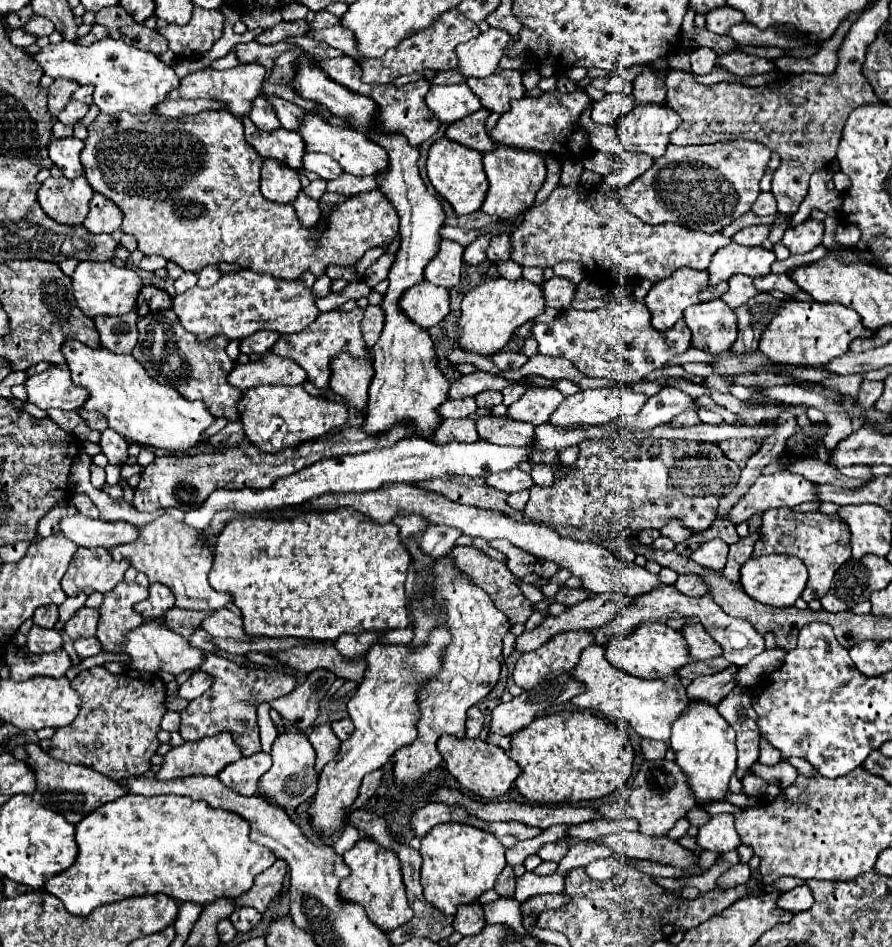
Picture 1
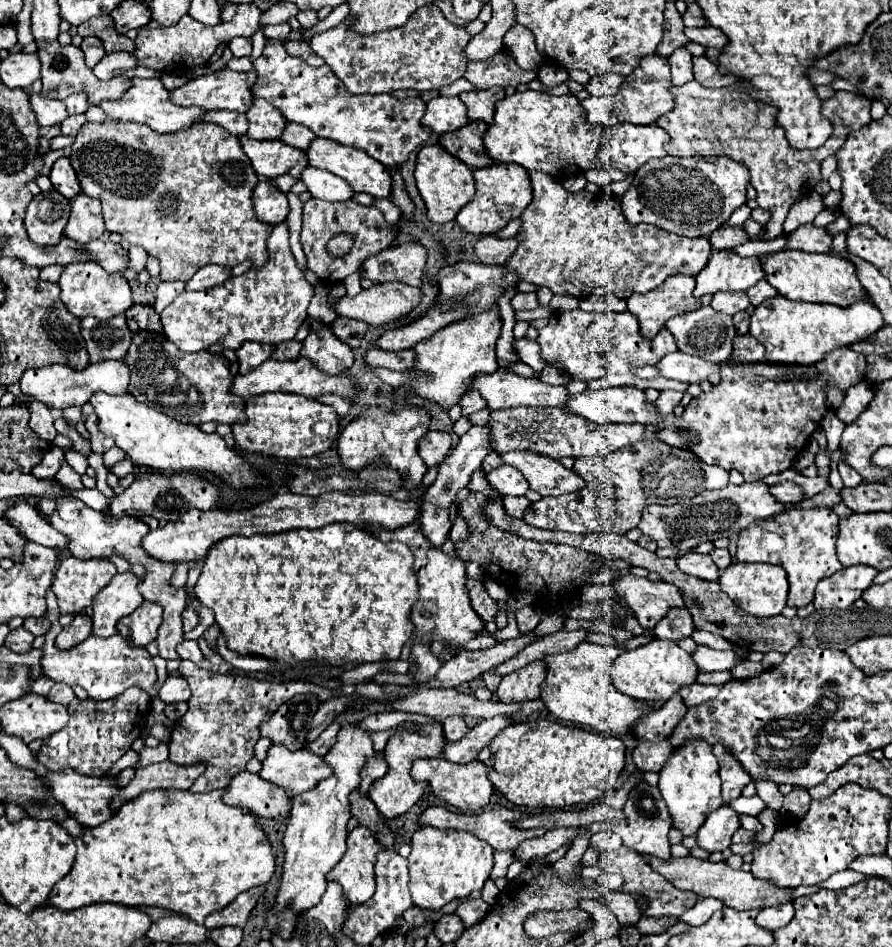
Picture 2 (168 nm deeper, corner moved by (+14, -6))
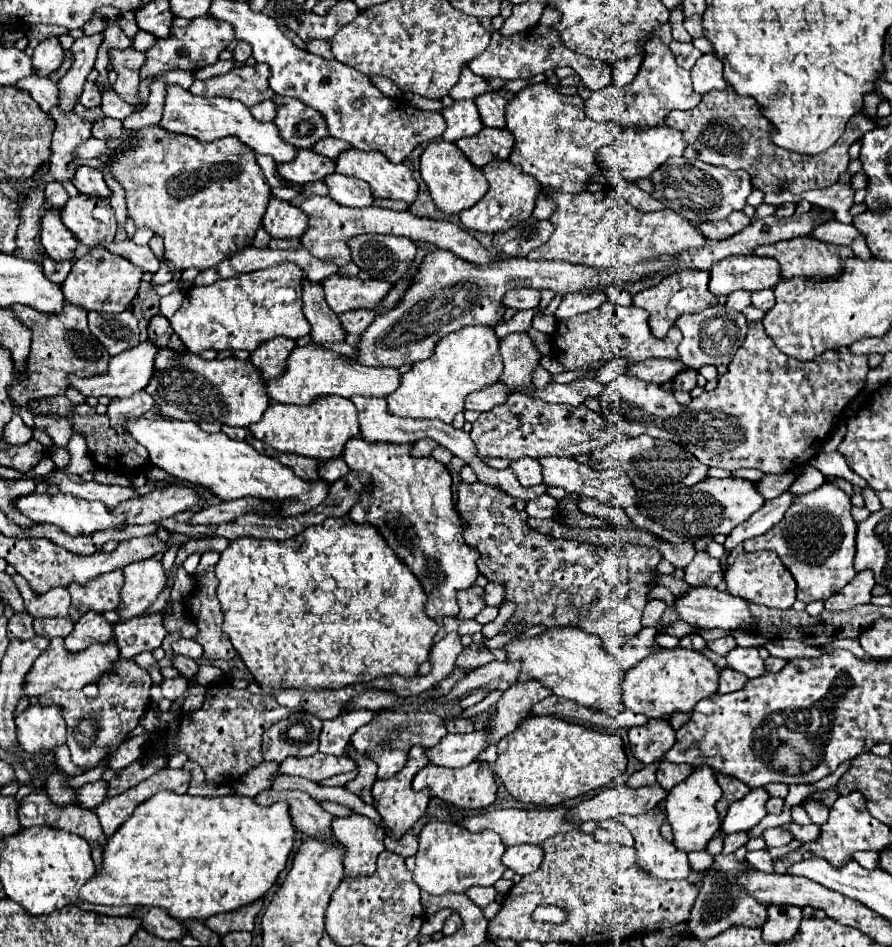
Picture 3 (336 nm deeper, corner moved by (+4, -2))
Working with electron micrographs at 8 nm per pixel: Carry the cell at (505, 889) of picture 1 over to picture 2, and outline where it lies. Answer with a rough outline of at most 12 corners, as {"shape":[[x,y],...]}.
{"shape":[[492,879],[482,889],[482,899],[486,903],[496,903],[498,887]]}

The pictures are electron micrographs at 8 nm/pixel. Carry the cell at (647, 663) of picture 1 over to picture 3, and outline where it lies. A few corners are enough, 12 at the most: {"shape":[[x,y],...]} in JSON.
{"shape":[[660,649],[624,675],[648,719],[692,713],[718,691],[702,653]]}

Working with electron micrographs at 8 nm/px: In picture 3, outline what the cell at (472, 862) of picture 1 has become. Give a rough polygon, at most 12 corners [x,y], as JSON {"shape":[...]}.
{"shape":[[432,821],[420,833],[414,883],[430,895],[494,885],[506,845]]}

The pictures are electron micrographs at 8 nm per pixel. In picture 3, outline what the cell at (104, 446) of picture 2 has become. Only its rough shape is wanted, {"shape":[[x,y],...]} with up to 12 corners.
{"shape":[[136,391],[108,405],[114,429],[120,419],[134,419],[154,407],[152,395]]}

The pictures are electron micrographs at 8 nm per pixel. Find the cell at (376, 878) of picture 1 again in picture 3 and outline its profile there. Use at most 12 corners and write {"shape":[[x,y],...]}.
{"shape":[[352,813],[332,819],[344,871],[372,875],[386,831]]}

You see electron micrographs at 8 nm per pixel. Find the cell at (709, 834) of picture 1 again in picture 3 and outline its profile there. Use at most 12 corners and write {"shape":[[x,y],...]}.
{"shape":[[750,789],[730,805],[724,833],[756,827],[766,815],[770,793]]}

